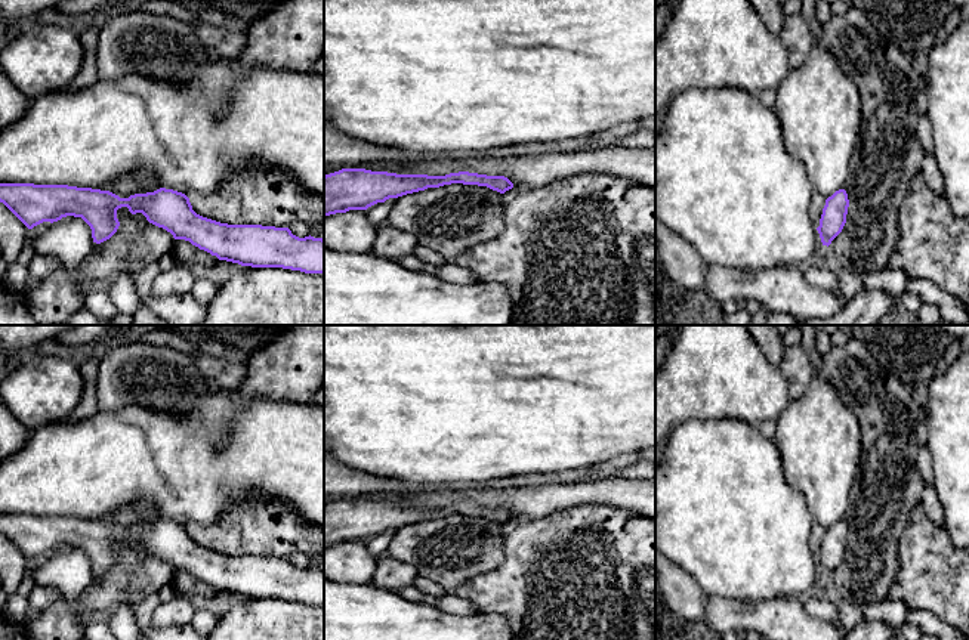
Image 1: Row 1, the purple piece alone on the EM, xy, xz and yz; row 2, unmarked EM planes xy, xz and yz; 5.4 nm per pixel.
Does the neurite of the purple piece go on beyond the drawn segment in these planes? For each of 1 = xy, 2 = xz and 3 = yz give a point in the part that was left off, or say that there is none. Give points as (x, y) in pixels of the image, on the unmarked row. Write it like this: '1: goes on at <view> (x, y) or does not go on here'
1: does not go on here
2: does not go on here
3: does not go on here

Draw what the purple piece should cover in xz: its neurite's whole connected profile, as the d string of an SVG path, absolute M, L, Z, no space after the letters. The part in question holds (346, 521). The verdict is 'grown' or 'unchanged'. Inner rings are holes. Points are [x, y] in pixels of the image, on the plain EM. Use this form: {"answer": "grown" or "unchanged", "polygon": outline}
{"answer": "unchanged", "polygon": "M342 500L324 507L324 548L349 541L367 541L389 529L451 514L487 517L500 525L513 519L513 514L504 507L487 507L469 503L428 507Z"}

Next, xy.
{"answer": "unchanged", "polygon": "M0 514L0 534L28 560L67 547L81 548L96 575L117 563L117 541L127 538L132 545L142 544L175 571L189 572L219 591L324 605L323 569L299 569L288 559L220 554L197 545L189 529L173 520L160 519L120 529L109 522L68 516Z"}

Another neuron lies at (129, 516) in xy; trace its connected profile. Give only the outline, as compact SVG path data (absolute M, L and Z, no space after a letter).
M124 507L121 510L112 511L109 516L98 519L101 522L109 522L120 529L129 529L135 525L146 525L160 520L155 510L145 507Z

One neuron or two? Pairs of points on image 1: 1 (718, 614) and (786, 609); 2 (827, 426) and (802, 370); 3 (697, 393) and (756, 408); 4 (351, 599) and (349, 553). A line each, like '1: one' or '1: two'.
1: one
2: two
3: one
4: two

